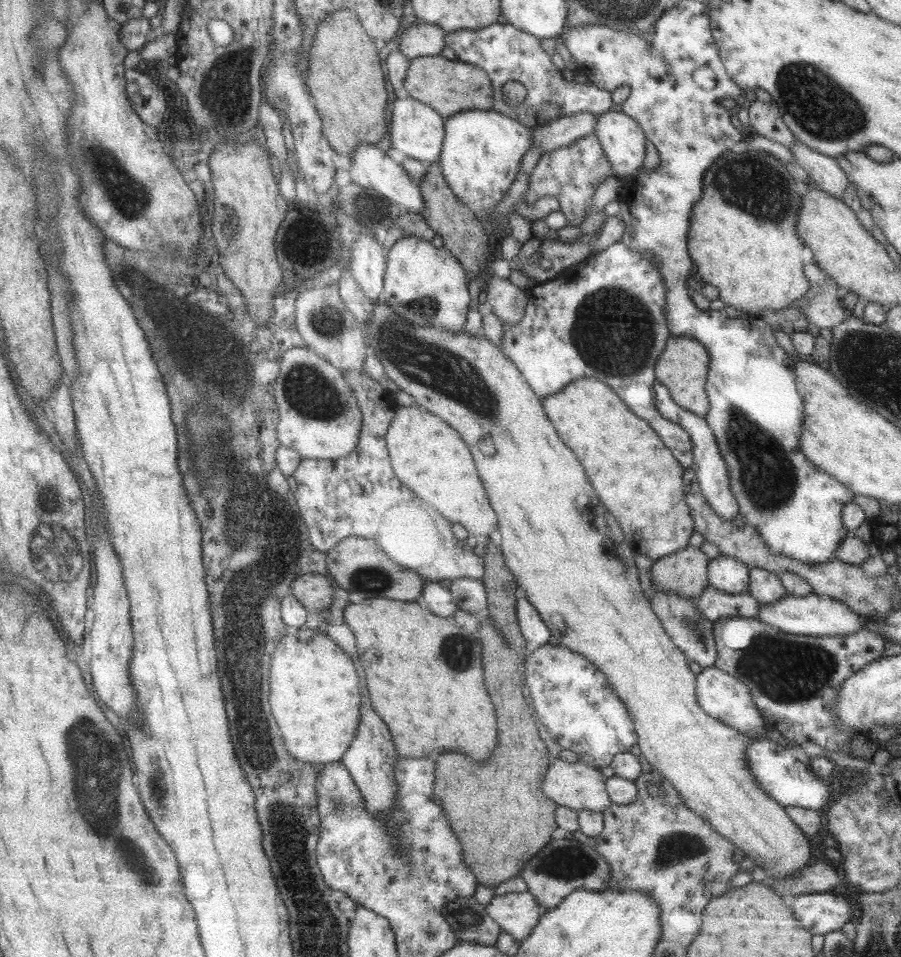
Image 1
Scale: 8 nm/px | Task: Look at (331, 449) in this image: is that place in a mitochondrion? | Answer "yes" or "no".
no

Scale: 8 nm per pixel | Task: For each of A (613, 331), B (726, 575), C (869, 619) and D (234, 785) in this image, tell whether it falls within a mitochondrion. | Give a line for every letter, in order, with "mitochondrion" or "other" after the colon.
A: mitochondrion
B: other
C: other
D: other

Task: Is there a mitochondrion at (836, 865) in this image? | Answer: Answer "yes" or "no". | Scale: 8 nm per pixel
no

